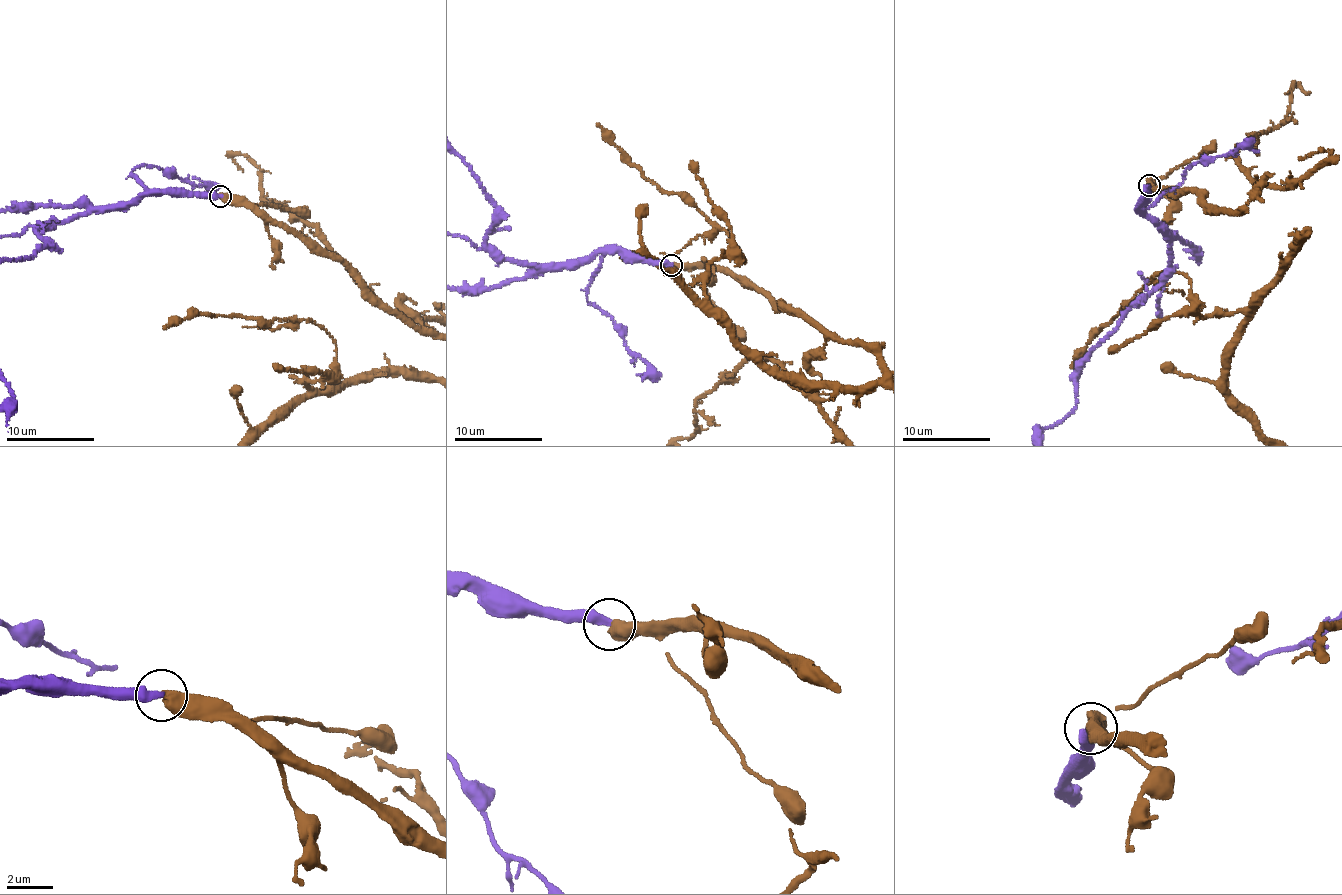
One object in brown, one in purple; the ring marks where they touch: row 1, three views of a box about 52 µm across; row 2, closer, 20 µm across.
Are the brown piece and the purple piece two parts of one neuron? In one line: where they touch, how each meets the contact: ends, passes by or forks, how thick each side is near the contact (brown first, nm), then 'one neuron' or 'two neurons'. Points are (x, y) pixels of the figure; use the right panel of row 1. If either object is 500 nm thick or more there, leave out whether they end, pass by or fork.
(1149, 185) | 700/400 nm | one neuron

